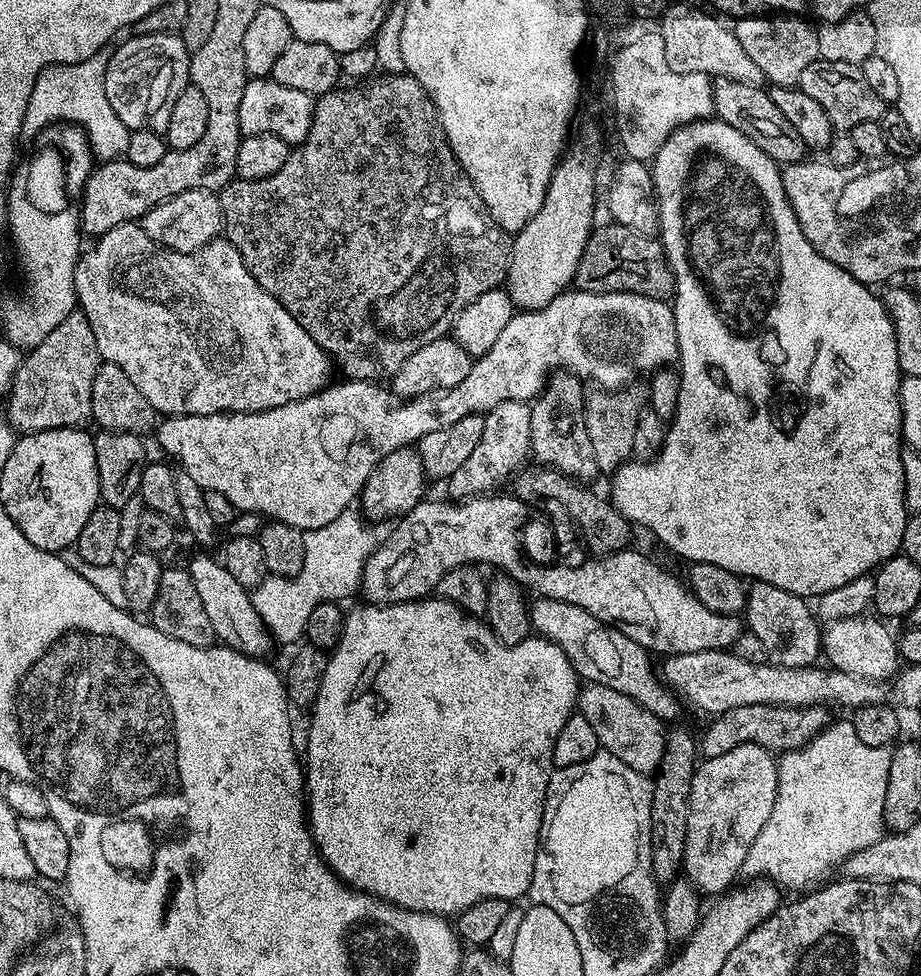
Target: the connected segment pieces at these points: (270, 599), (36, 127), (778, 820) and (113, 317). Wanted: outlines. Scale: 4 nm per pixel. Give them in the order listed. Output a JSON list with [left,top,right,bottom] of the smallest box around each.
[[254,507,378,645],[24,52,129,162],[743,718,891,894],[74,223,334,416]]

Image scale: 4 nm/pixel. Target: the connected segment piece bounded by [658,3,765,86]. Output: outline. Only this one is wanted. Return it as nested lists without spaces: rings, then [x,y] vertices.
[[[669,3],[665,7],[658,21],[658,31],[670,70],[678,70],[678,74],[706,74],[717,80],[730,78],[734,82],[763,85],[762,69],[747,56],[746,50],[742,50],[735,31],[731,27],[723,28],[715,20],[717,17],[708,12],[688,4]]]

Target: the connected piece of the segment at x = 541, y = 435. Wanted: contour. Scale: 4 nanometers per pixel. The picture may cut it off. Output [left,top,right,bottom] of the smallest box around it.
[531,369,599,482]

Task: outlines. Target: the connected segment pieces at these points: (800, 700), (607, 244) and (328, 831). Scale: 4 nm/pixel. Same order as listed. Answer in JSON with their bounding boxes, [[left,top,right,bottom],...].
[[662,650,885,714],[574,222,672,298],[304,598,582,918]]

